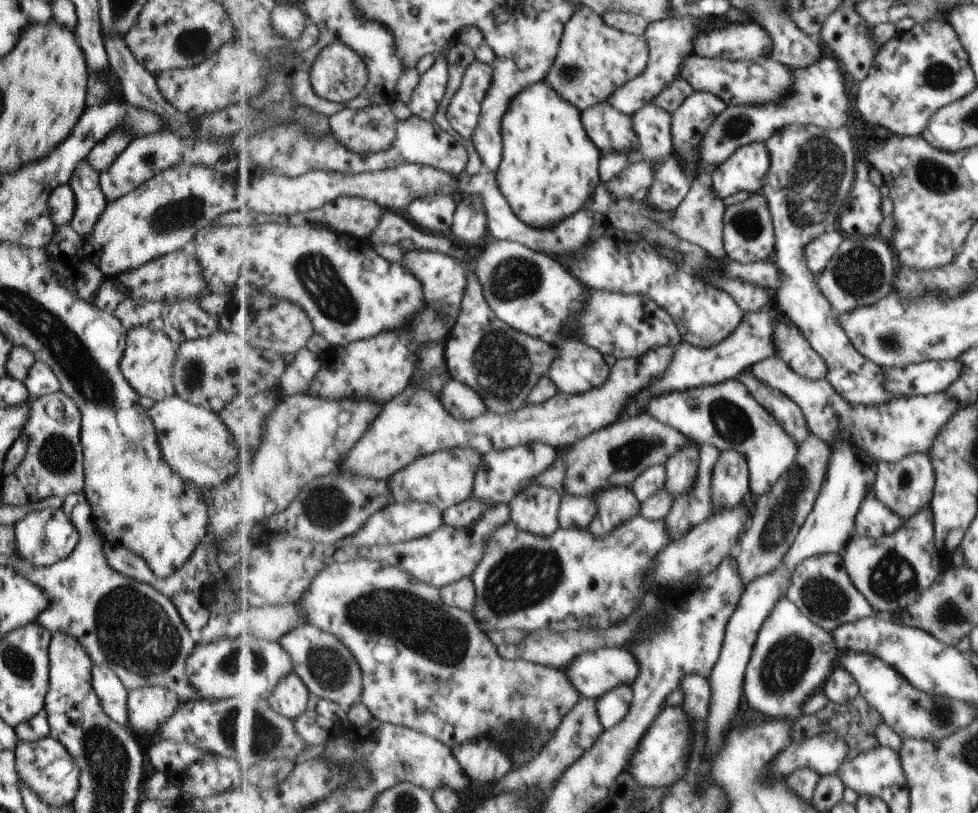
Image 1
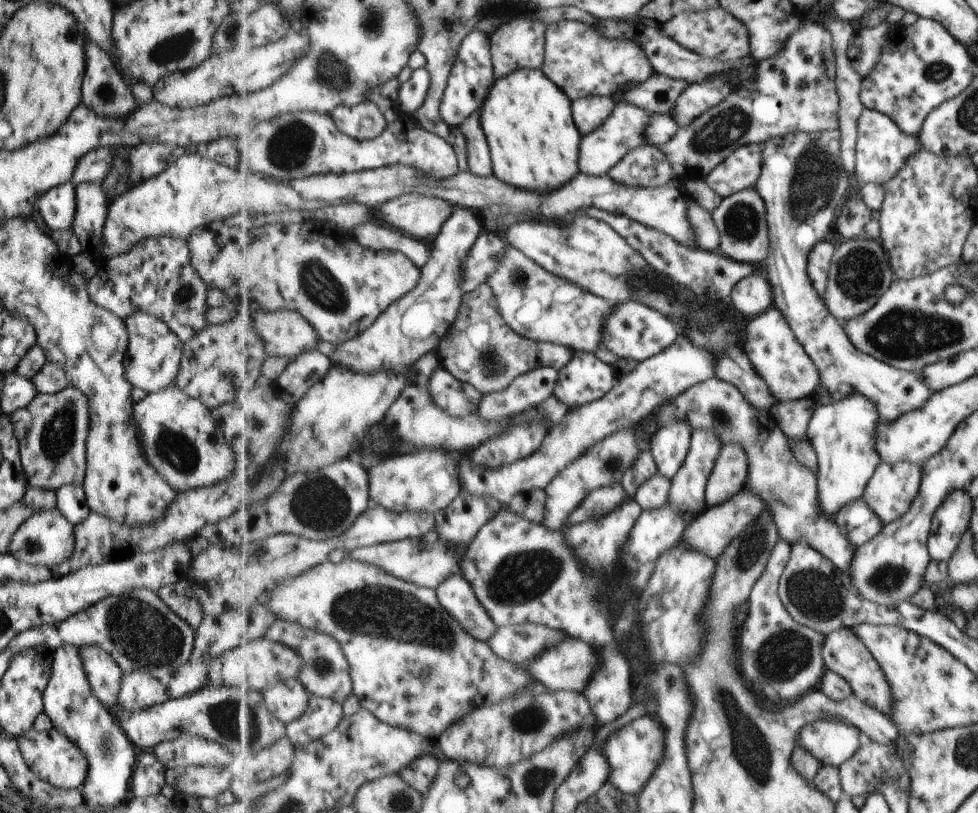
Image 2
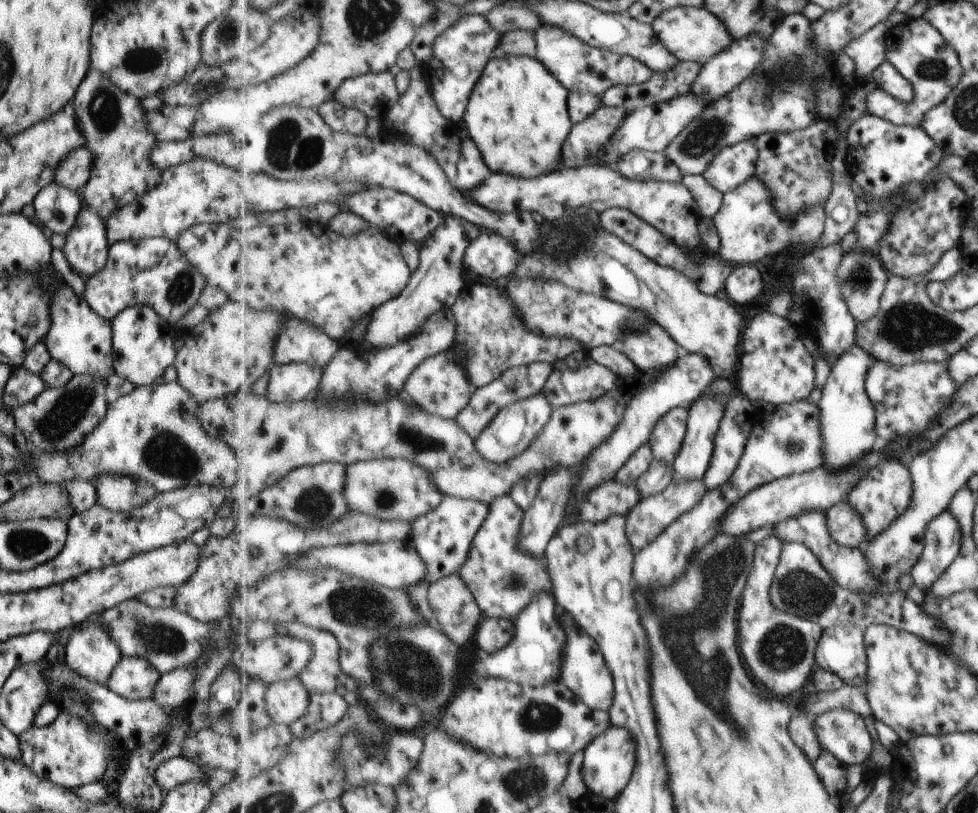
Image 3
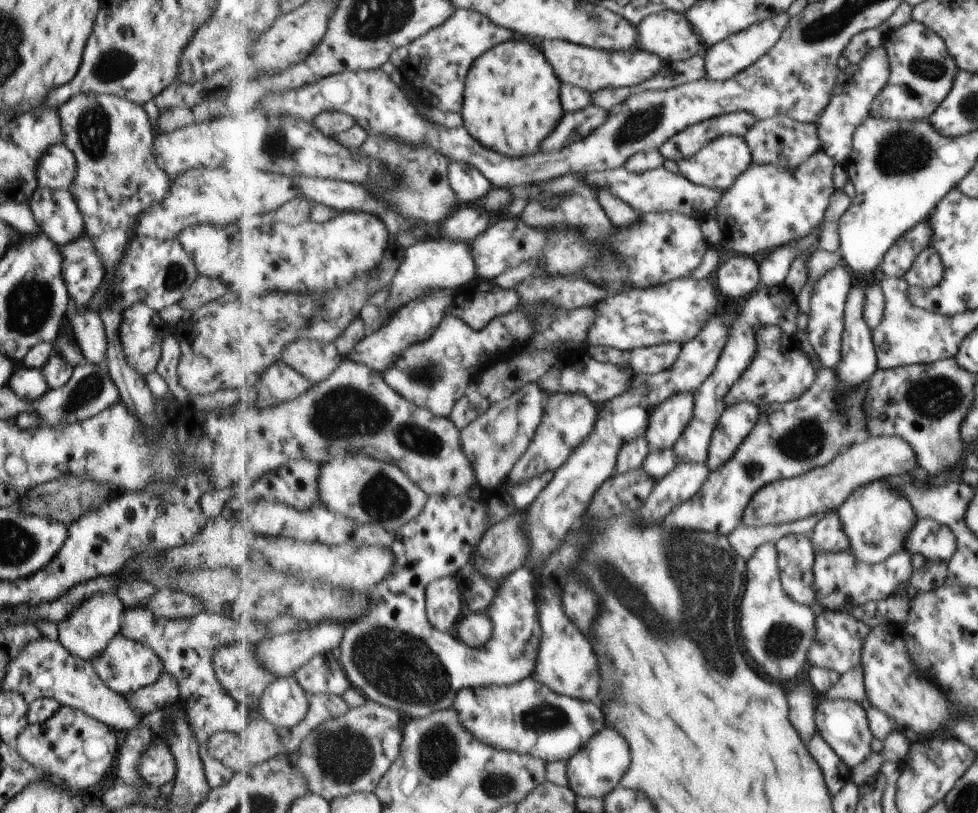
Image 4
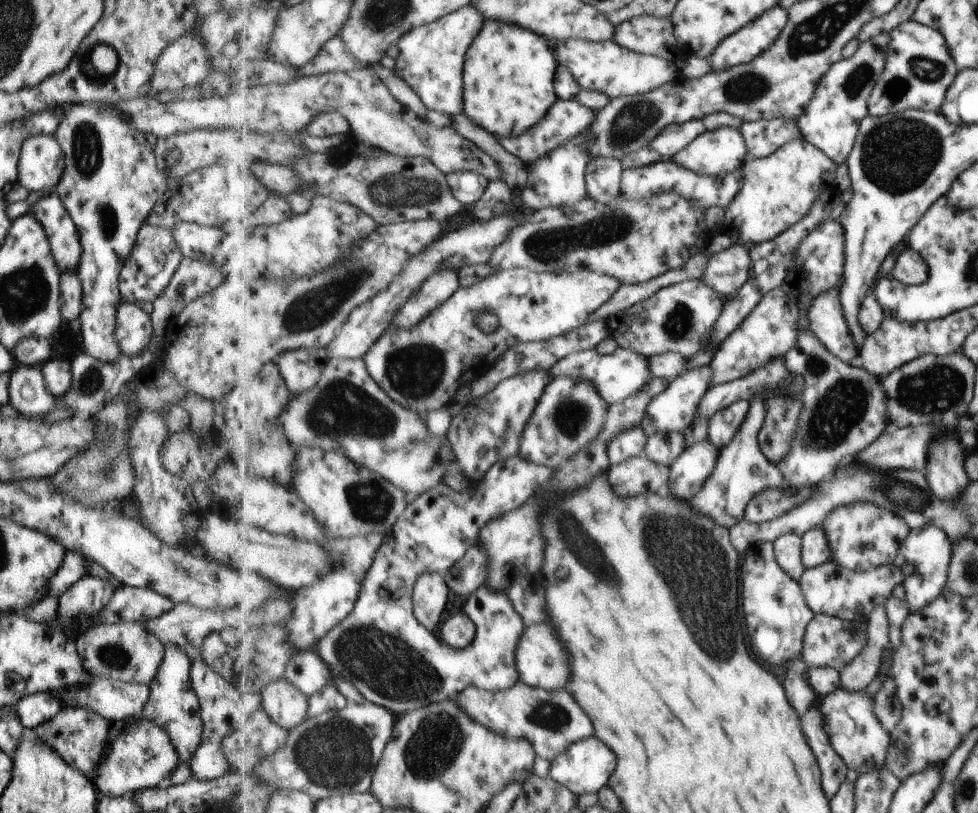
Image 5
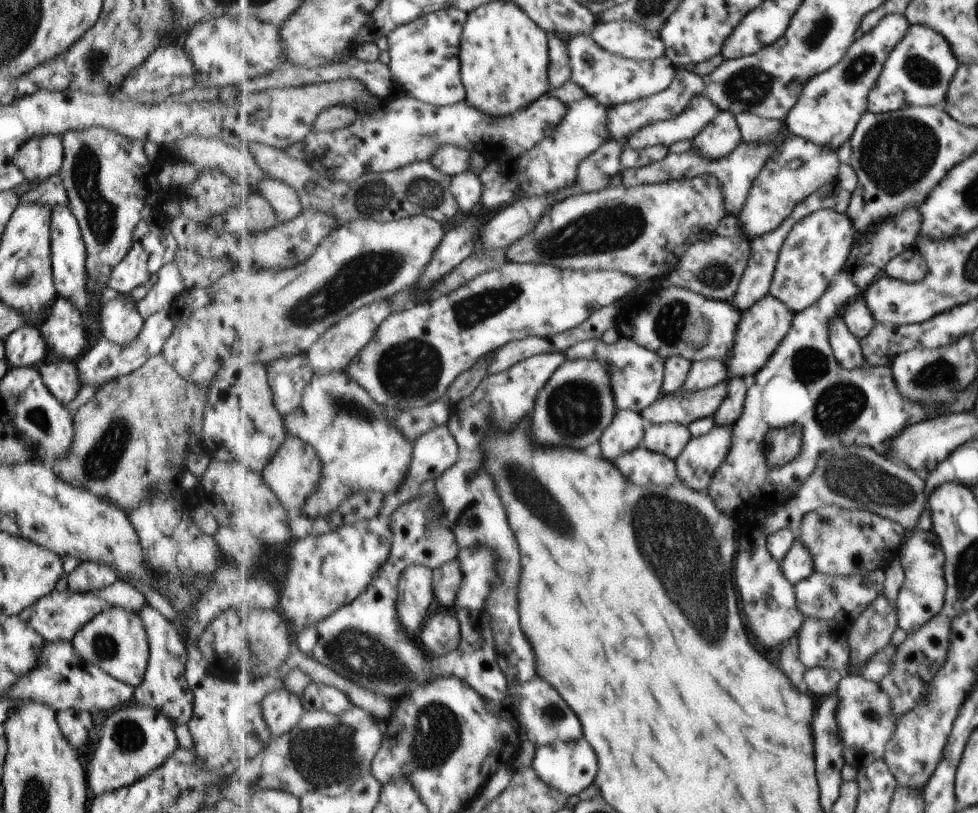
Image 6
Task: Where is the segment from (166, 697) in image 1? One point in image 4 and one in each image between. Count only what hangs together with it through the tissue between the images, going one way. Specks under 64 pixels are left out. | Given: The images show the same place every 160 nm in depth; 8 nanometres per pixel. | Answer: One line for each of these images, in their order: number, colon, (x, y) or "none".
2: (137, 690)
3: (132, 678)
4: (124, 666)

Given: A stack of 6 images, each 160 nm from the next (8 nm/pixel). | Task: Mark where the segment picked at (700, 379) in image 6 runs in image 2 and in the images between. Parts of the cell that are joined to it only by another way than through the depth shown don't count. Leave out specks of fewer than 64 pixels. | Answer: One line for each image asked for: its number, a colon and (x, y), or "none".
2: (670, 445)
3: (667, 439)
4: (669, 420)
5: (674, 410)

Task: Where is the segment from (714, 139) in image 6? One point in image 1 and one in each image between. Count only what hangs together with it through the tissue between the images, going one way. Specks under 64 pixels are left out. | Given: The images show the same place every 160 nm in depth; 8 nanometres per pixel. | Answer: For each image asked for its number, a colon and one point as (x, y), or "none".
1: (745, 171)
2: (741, 170)
3: (734, 165)
4: (720, 164)
5: (715, 153)

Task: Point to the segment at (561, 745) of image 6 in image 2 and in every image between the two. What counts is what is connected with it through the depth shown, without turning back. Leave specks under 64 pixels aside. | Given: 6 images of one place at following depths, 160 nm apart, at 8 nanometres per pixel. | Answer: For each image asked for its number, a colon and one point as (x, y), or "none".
2: (634, 751)
3: (608, 766)
4: (596, 770)
5: (586, 767)

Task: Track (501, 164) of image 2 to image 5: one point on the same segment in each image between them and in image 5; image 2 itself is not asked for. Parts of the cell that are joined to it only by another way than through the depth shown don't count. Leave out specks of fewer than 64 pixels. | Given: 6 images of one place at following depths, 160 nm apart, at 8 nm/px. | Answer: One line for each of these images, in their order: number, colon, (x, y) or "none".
3: (519, 116)
4: (513, 103)
5: (509, 76)

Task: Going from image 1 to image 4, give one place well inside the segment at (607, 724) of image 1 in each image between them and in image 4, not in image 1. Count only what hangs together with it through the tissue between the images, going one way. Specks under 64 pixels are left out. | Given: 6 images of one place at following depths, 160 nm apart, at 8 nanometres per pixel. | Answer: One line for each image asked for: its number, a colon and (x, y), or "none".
2: (610, 694)
3: (584, 671)
4: (567, 663)

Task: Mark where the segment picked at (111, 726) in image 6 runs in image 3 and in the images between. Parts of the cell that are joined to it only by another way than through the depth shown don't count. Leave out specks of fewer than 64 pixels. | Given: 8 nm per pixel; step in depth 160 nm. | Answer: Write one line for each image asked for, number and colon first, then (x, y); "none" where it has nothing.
3: (177, 770)
4: (157, 767)
5: (142, 756)

